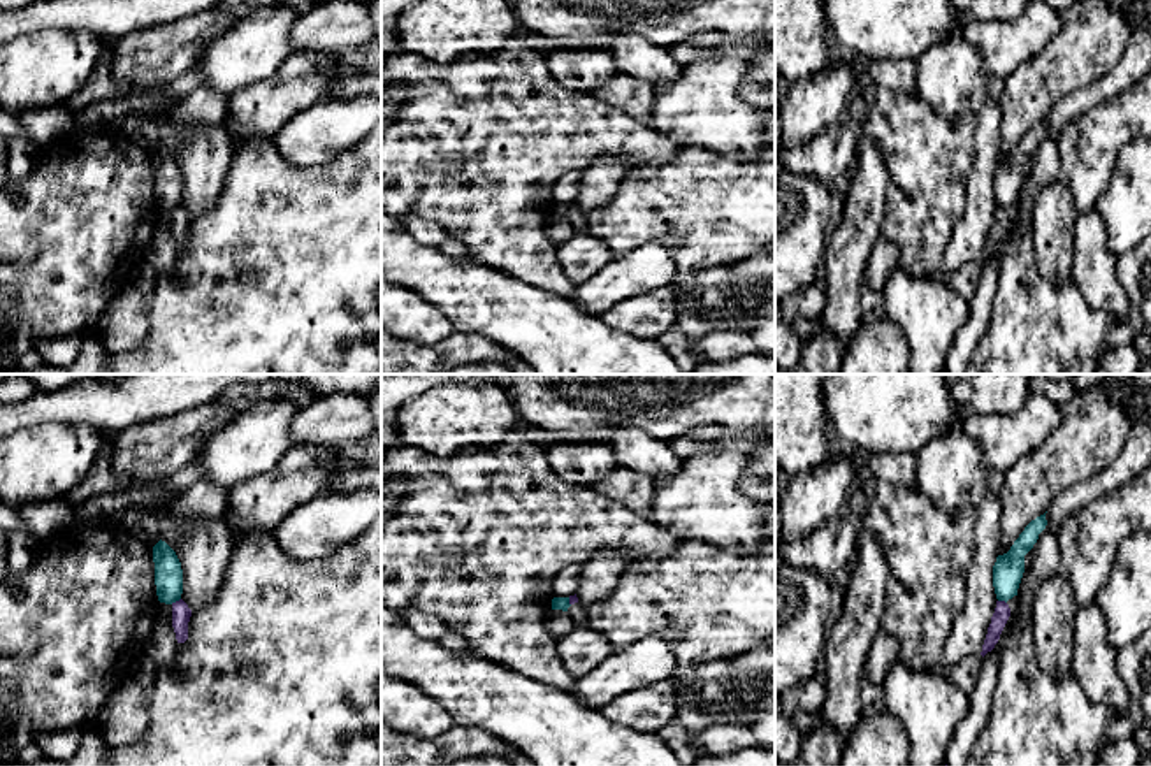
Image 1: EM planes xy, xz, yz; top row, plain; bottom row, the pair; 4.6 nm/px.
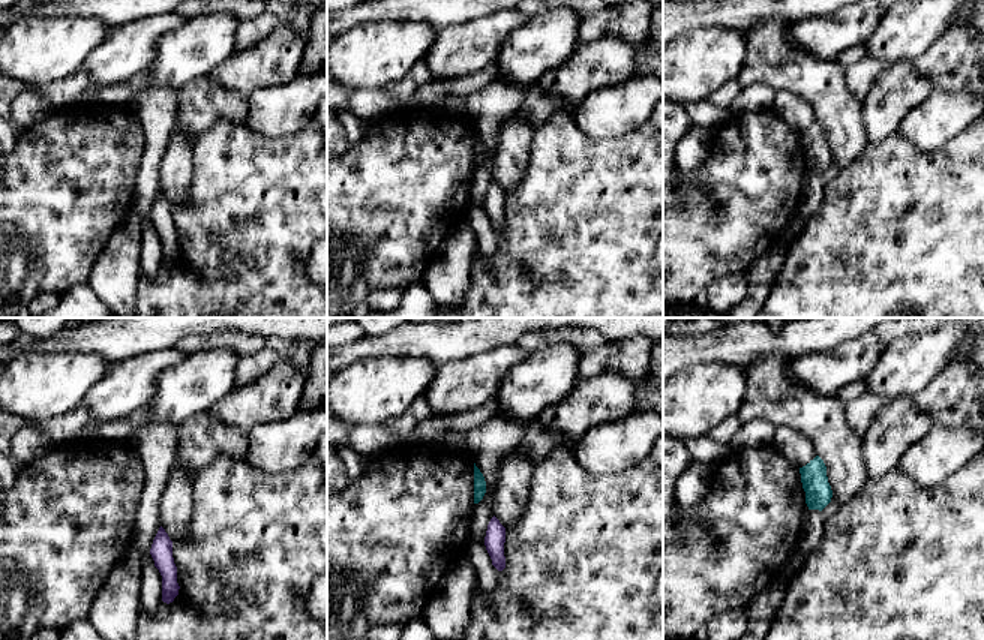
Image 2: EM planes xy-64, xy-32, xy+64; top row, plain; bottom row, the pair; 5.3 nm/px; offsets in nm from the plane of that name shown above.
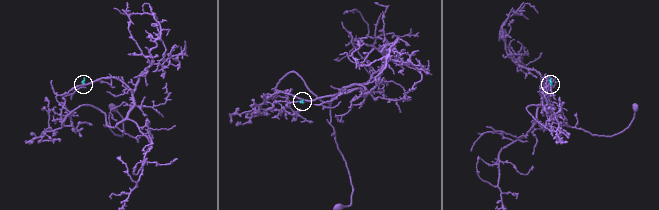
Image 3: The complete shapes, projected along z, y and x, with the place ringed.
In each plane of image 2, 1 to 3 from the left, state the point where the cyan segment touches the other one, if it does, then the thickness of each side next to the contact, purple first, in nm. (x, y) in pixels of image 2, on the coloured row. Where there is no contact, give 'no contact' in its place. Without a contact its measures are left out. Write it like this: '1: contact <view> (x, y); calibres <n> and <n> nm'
1: no contact
2: no contact
3: no contact

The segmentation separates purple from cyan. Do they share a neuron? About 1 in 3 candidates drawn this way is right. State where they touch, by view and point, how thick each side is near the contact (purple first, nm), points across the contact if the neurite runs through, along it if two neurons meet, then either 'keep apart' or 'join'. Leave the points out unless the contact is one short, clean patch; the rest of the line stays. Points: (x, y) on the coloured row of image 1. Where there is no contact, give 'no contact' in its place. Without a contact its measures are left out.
xy (176, 601) | 90/130 nm | along xy (180, 598), (171, 603) | keep apart

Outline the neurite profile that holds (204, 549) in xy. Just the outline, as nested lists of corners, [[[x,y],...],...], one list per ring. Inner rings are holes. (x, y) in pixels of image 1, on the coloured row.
[[[202,518],[185,524],[177,541],[183,569],[181,599],[190,610],[207,603],[221,583],[235,541],[223,518]]]

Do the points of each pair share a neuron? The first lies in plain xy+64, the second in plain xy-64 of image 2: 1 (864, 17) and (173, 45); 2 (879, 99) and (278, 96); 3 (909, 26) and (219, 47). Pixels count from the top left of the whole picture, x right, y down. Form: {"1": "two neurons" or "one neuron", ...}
{"1": "two neurons", "2": "two neurons", "3": "one neuron"}

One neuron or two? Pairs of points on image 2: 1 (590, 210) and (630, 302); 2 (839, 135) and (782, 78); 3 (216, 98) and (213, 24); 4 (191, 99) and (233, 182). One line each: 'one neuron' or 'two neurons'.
1: one neuron
2: one neuron
3: two neurons
4: two neurons

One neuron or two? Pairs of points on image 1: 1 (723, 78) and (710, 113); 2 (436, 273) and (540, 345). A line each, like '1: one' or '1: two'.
1: one
2: one

